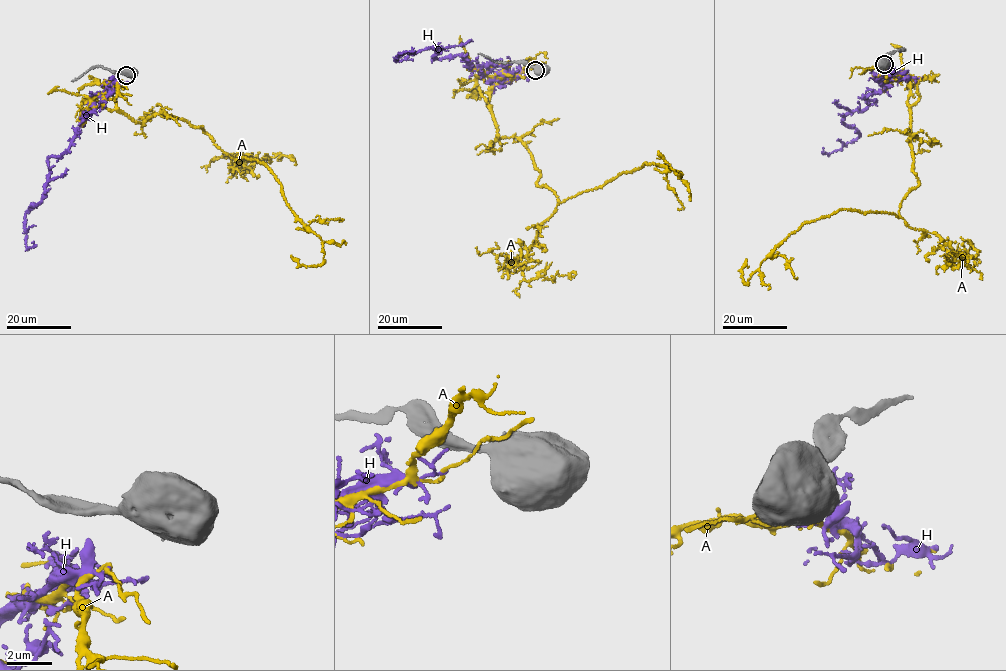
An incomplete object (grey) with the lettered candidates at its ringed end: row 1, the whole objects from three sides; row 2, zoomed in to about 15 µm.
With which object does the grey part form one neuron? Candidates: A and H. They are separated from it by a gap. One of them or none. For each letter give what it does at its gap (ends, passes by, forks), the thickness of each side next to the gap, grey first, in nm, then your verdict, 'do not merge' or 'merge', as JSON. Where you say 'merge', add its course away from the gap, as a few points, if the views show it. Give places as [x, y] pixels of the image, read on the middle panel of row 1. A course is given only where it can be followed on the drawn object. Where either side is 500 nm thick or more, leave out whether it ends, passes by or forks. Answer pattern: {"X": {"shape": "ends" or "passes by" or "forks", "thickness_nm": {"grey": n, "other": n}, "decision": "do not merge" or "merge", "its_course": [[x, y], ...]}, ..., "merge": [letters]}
{"A": {"thickness_nm": {"grey": 700, "other": 140}, "decision": "merge", "its_course": [[528, 71], [487, 106], [560, 202], [646, 164], [681, 176], [658, 151]]}, "H": {"thickness_nm": {"grey": 700, "other": 90}, "decision": "do not merge"}, "merge": ["A"]}

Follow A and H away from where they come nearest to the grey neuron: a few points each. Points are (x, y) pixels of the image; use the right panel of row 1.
A: (884, 68), (919, 98), (918, 184), (899, 216), (805, 222), (745, 283), (747, 259)
H: (884, 67), (894, 72), (879, 76), (884, 90), (863, 97), (876, 101), (842, 119), (859, 136), (823, 148)

